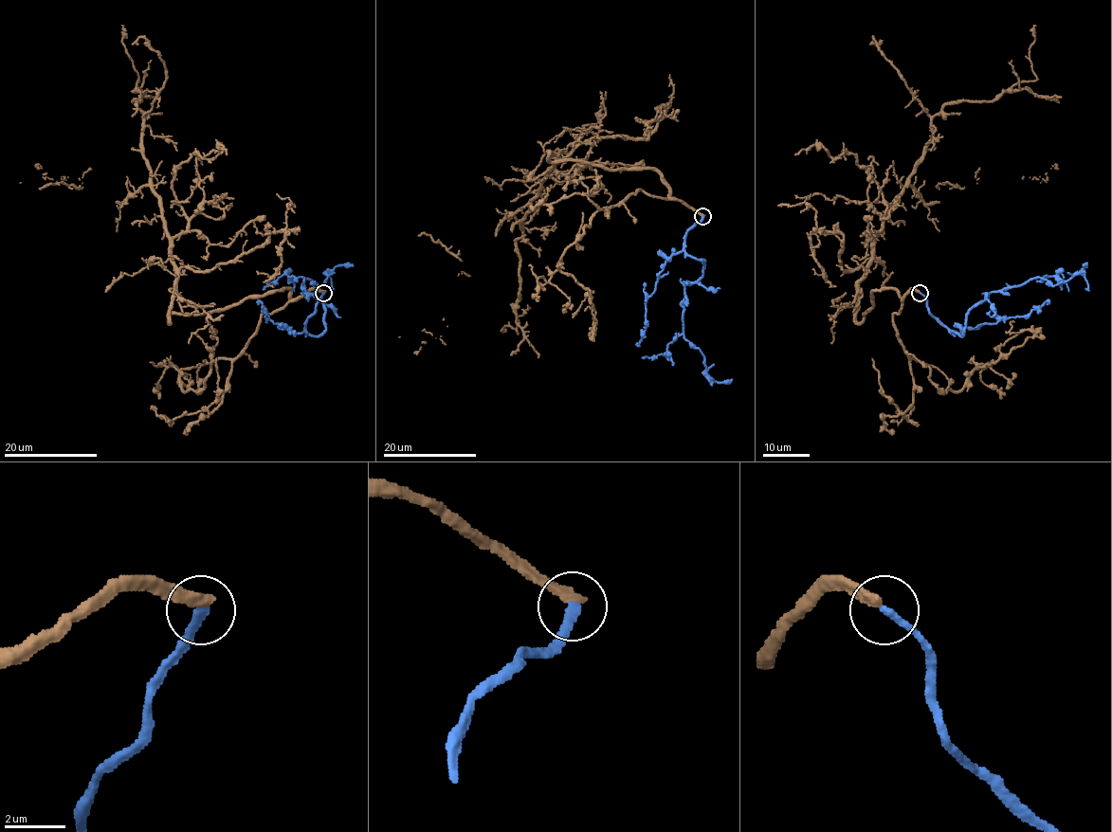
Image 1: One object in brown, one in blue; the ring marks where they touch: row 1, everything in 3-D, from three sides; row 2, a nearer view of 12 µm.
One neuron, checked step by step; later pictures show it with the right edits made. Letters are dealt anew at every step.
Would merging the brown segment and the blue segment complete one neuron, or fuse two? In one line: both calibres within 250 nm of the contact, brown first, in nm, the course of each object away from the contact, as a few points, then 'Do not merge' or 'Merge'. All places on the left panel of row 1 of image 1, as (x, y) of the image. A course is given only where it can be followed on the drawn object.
Thickness 400 nm (brown) against 300 nm. Course of brown: (323, 292), (293, 298), (288, 288), (169, 321), (175, 266), (143, 154), (139, 81), (121, 25). Course of blue: (323, 293), (309, 335), (325, 329), (324, 307), (303, 279), (320, 285), (337, 266), (354, 266). Merge

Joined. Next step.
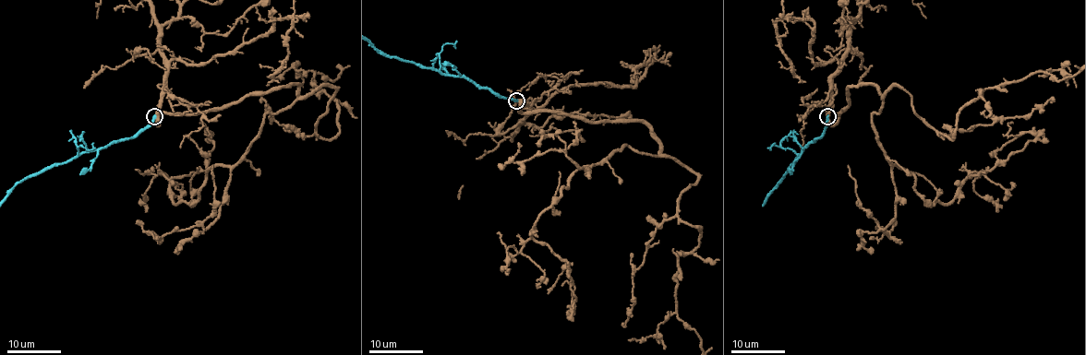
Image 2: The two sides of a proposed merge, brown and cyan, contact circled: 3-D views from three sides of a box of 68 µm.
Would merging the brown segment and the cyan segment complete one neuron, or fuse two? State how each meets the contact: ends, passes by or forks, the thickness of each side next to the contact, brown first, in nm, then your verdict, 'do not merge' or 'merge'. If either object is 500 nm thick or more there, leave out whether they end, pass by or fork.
brown passes by | cyan ends | 480/320 nm | merge

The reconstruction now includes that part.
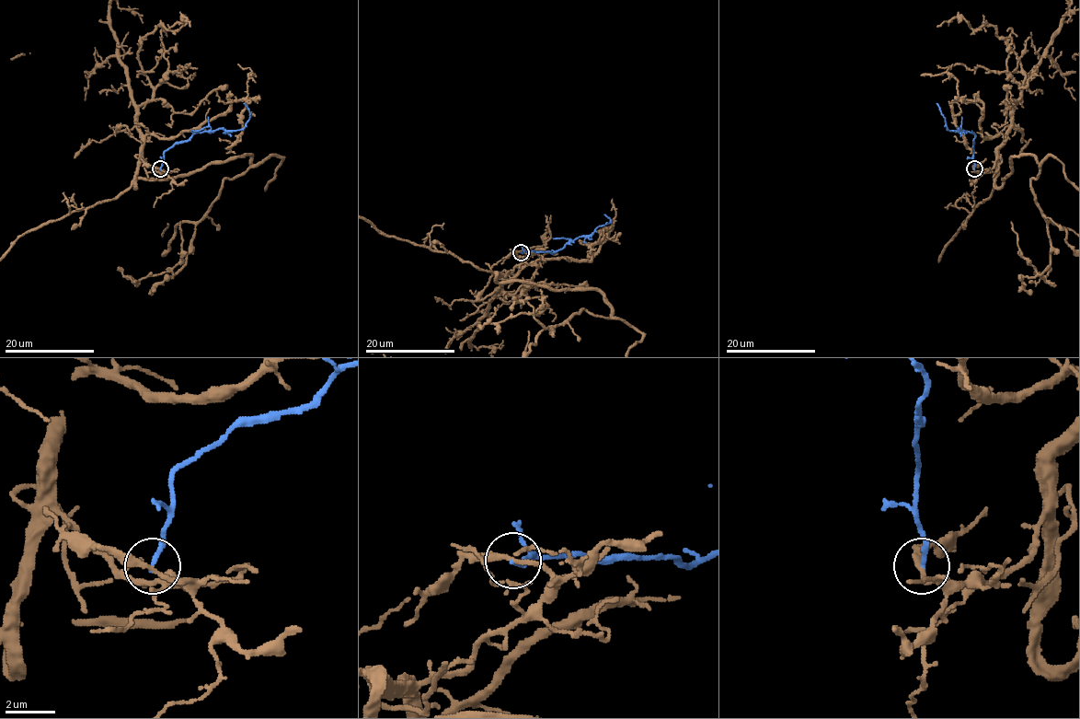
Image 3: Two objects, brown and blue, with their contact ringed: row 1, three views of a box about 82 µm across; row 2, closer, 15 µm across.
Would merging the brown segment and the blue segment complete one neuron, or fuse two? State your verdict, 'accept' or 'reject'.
reject

